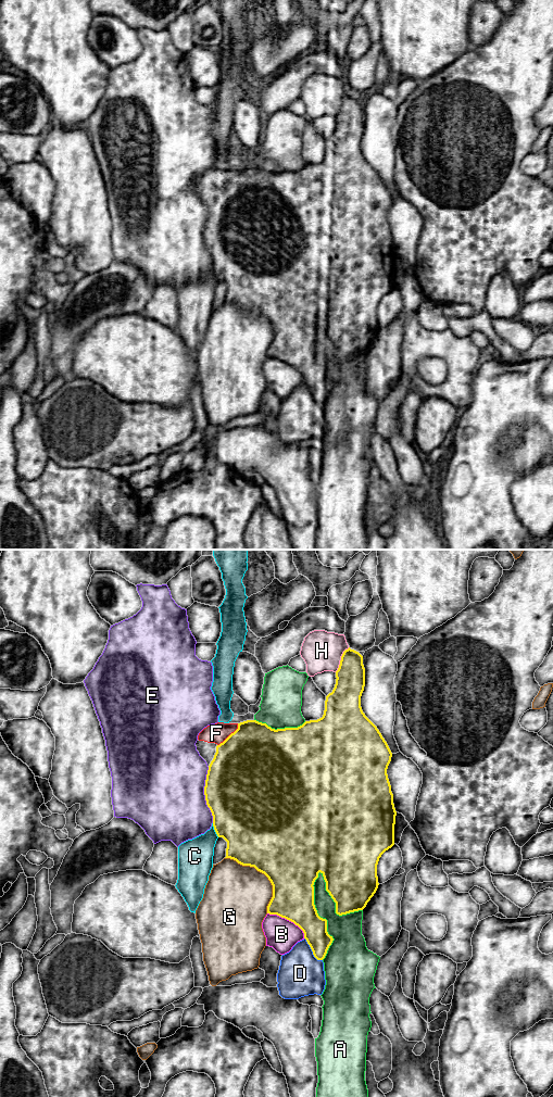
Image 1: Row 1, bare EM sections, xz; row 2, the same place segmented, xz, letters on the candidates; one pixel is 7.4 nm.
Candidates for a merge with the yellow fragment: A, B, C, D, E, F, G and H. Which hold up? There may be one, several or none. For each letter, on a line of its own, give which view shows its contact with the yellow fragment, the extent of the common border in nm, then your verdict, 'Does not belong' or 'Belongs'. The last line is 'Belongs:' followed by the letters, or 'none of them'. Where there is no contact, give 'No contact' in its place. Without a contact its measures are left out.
A: Touches yellow in xz. Shared border 650 nm. Does not belong
B: Touches yellow in xz. Shared border 340 nm. Does not belong
C: Touches yellow in xz. Shared border 120 nm. Does not belong
D: Touches yellow in xz. Shared border 220 nm. Does not belong
E: Touches yellow in xz. Shared border 420 nm. Does not belong
F: Touches yellow in xz. Shared border 220 nm. Belongs
G: Touches yellow in xz. Shared border 500 nm. Does not belong
H: Touches yellow in xz. Shared border 220 nm. Does not belong
Belongs: F

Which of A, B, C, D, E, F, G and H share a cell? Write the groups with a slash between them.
A / B / C / D / E / F / G / H

